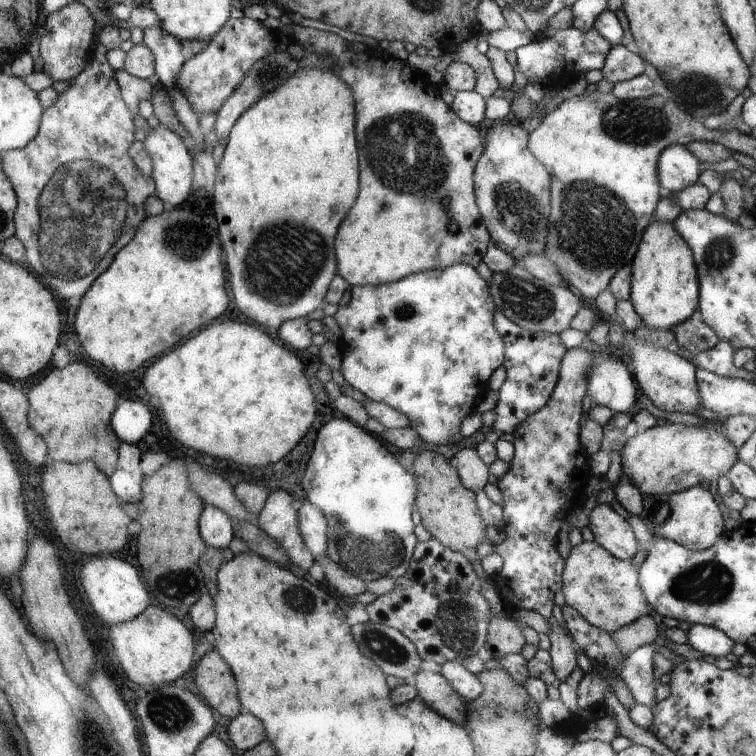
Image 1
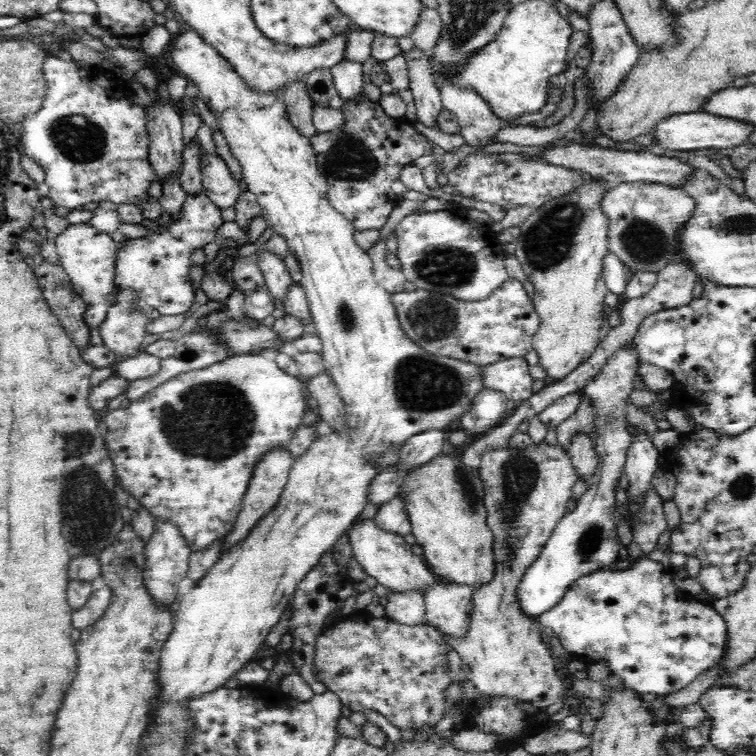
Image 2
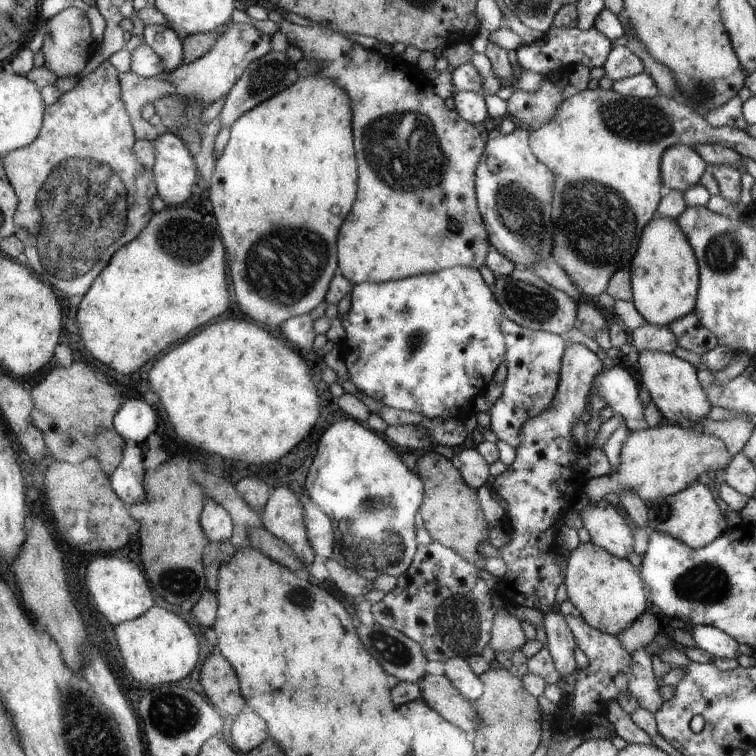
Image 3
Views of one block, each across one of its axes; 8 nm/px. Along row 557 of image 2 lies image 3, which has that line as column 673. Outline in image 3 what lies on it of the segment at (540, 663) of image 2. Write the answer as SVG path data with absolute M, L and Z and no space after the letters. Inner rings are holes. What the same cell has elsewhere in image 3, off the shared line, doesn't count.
M696 482L675 495L667 496L666 499L660 496L659 499L652 500L647 507L650 513L648 526L651 531L666 532L676 540L682 540L684 544L688 544L688 548L708 546L726 530L726 518L722 516L718 502L714 500L712 492L706 486L702 486L701 482Z

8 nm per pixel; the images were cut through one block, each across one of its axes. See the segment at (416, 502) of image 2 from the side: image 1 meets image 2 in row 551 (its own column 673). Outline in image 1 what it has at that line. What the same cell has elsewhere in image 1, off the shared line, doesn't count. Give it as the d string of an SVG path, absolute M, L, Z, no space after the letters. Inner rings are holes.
M658 421L648 430L638 431L632 438L626 438L622 454L622 475L632 478L636 488L644 497L672 495L698 486L702 480L717 480L727 474L739 460L734 442L726 440L724 426L720 421L704 426L683 426Z

